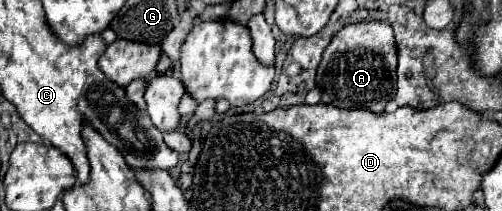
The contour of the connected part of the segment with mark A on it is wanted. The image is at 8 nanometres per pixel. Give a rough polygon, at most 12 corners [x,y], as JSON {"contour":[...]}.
{"contour":[[389,22],[339,30],[317,68],[325,104],[381,114],[397,92]]}

